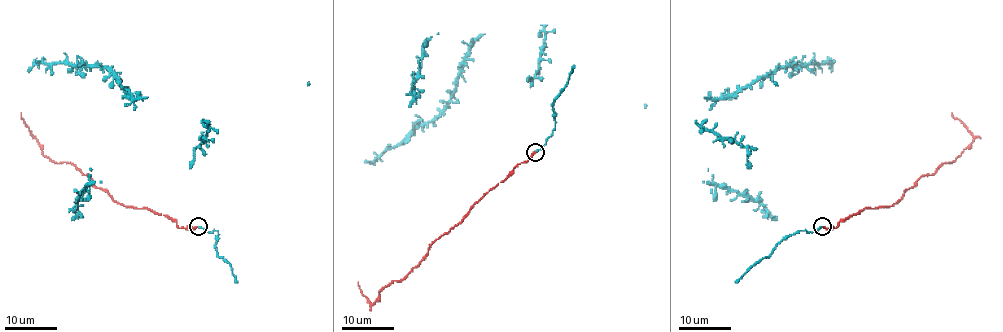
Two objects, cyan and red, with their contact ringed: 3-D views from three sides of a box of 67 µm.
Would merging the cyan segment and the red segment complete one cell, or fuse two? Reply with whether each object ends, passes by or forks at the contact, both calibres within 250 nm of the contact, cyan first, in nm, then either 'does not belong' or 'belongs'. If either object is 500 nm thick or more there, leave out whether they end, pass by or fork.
cyan ends there; red ends there; 180 nm thick on the cyan side, 200 nm on the other; belongs

